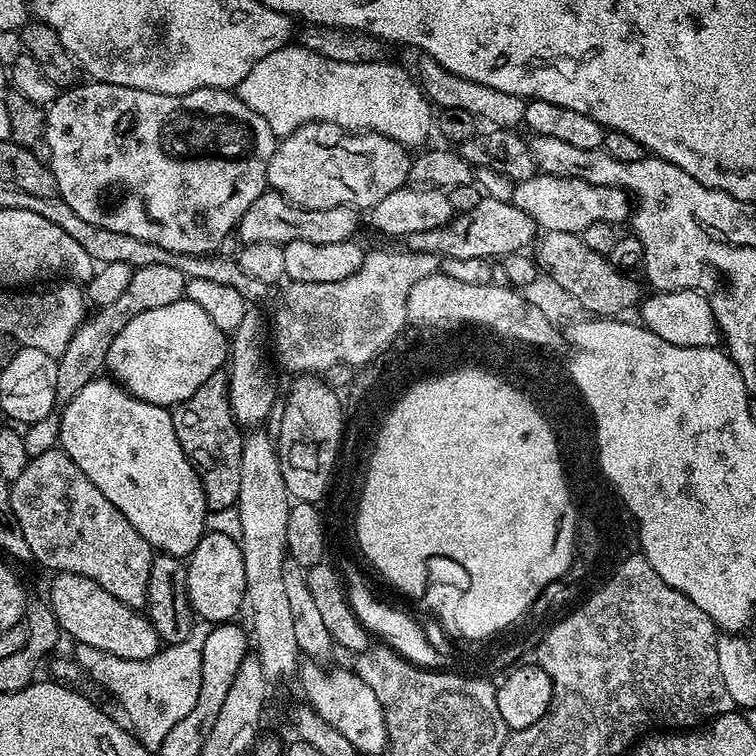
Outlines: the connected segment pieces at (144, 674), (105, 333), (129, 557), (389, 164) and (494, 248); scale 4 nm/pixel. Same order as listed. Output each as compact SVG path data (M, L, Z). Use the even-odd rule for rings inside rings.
M197 622L192 627L190 638L167 645L148 660L118 658L118 654L106 654L106 650L85 644L75 645L74 659L83 673L88 675L89 672L98 683L116 695L141 746L156 750L166 734L170 734L170 730L174 730L174 726L194 710L194 702L198 702L198 690L202 690L202 648L209 631L207 623Z
M161 264L135 269L126 292L119 295L109 305L97 307L93 311L93 316L91 313L80 325L80 329L70 340L66 350L62 350L62 354L57 359L55 407L62 410L66 406L70 406L74 394L78 394L78 390L82 390L82 386L97 379L105 371L110 342L114 342L118 330L122 330L122 326L126 326L126 322L130 322L130 318L134 318L146 310L155 310L158 306L170 306L170 302L178 302L185 299L185 296L186 278L182 274L182 270L174 270L174 266L162 266Z
M57 446L31 457L26 470L22 470L19 478L11 481L9 498L35 563L52 568L53 573L82 574L98 582L102 590L110 590L118 602L131 608L140 610L147 605L150 566L154 555L152 545L146 542L146 538L142 538L142 534L138 534L134 526L130 526L126 514L122 514L122 510L118 510L114 502L110 502L110 498L106 498L106 494L102 494L102 490L98 490L98 486L94 486L86 474L82 474L82 470L78 470L76 463L64 453L63 448Z
M315 122L313 124L302 125L290 135L283 137L283 139L277 143L274 154L270 158L270 166L268 167L268 188L281 192L291 204L296 204L299 208L322 210L323 208L333 208L334 206L350 206L357 210L371 210L375 204L382 202L382 198L386 198L386 194L403 188L409 183L408 174L411 165L412 156L410 155L409 149L405 148L404 145L399 144L397 140L391 140L389 136L383 136L378 132L353 131L349 134L347 131L341 130L333 125Z
M482 198L468 212L453 215L440 227L410 234L406 238L406 244L412 251L433 252L449 260L475 256L503 258L510 252L527 249L537 236L538 226L532 221L530 214L520 210L511 200Z

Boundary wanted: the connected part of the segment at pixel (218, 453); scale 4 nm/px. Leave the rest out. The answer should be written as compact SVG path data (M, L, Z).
M223 371L215 372L190 398L171 409L174 422L174 434L178 434L178 442L188 455L188 460L196 473L200 475L200 485L209 509L213 513L223 508L232 508L238 498L238 490L242 490L242 450L245 433L236 422L232 413L231 398L228 393L229 377Z

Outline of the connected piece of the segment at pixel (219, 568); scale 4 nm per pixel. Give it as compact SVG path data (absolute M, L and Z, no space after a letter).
M205 531L198 546L194 546L192 555L187 557L186 563L188 597L192 603L192 611L197 617L212 626L235 621L240 607L245 607L248 591L246 566L242 562L239 539L235 535L227 536L224 532Z

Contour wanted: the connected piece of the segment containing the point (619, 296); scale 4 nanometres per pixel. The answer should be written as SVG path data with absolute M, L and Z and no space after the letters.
M545 232L539 233L538 239L535 241L534 259L541 269L544 268L552 275L552 280L565 292L568 296L573 296L582 307L585 313L591 314L596 318L616 318L621 315L623 308L635 309L642 299L642 291L640 292L640 284L636 280L631 280L627 271L621 270L608 259L607 256L598 254L594 250L590 250L590 246L586 246L586 242L582 242L579 234L574 232Z

